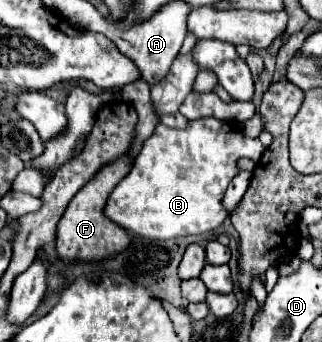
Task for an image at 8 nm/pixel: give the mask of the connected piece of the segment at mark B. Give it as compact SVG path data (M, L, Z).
M201 117L201 119L189 121L183 131L157 125L153 135L147 141L143 141L133 169L111 191L107 207L105 207L105 215L117 225L121 225L123 229L129 229L131 233L137 233L153 241L167 241L173 237L199 235L199 233L213 231L229 215L223 207L223 195L231 179L239 173L237 159L249 157L257 161L263 149L265 147L261 145L261 141L243 135L239 125L235 123L229 125L227 121L221 121L215 117Z

